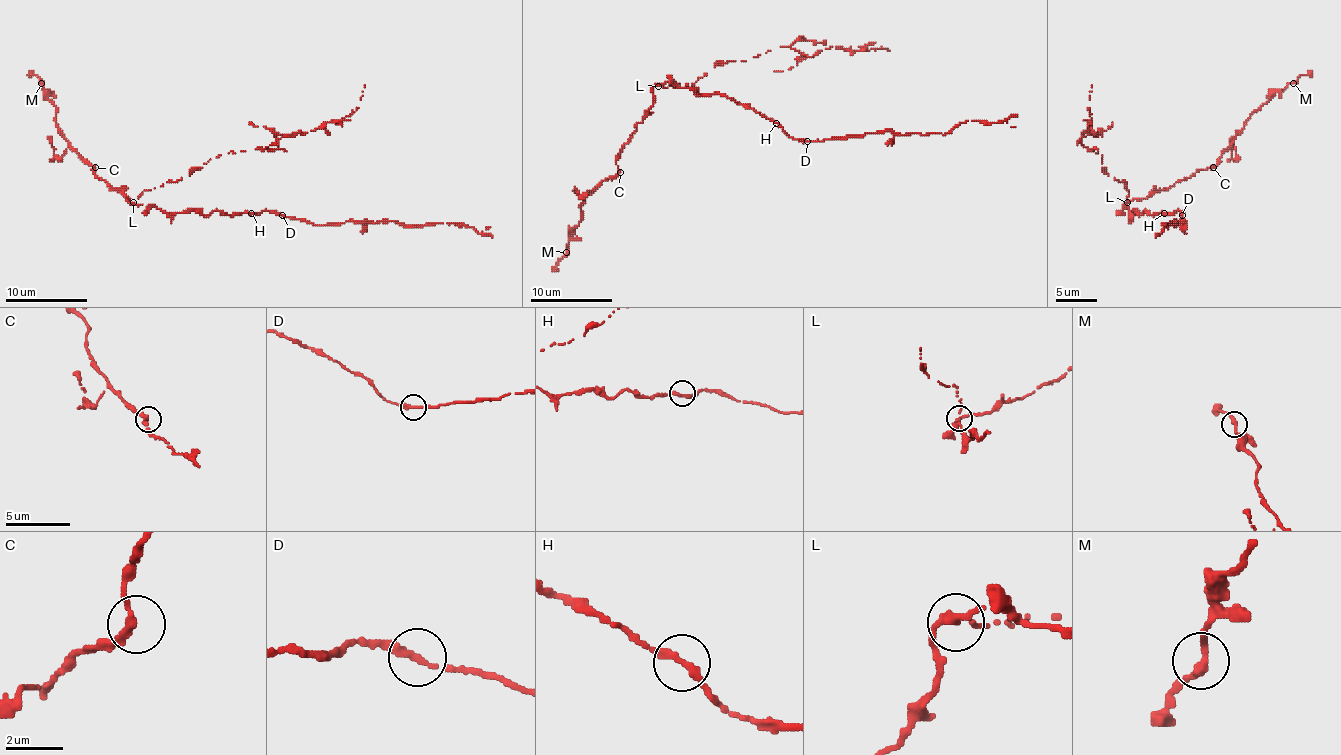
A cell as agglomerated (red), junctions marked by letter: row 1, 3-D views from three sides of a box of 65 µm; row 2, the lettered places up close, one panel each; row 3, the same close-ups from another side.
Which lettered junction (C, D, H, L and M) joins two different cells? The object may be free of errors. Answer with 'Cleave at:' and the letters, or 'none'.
Cleave at: L

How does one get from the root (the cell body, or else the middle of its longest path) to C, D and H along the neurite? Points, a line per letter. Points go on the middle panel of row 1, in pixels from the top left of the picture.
C: (694, 92), (671, 81), (657, 84), (653, 88), (653, 106), (636, 125), (616, 160), (620, 172)
D: (694, 92), (725, 94), (772, 119), (791, 137), (807, 141)
H: (694, 92), (725, 94), (776, 123)

